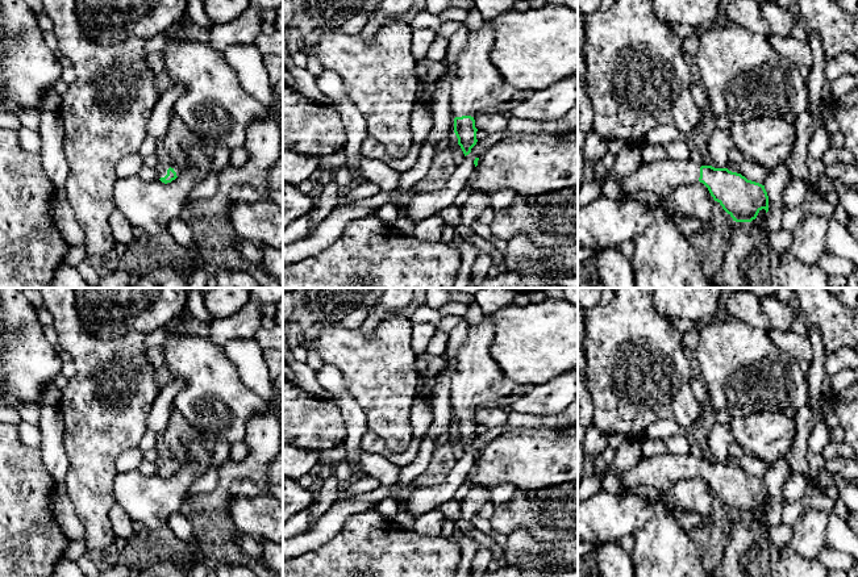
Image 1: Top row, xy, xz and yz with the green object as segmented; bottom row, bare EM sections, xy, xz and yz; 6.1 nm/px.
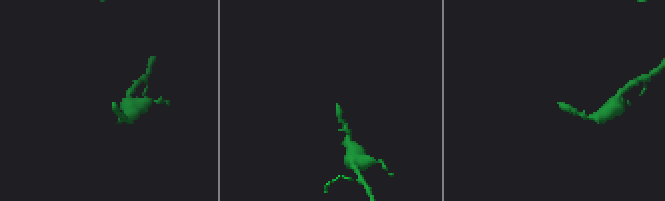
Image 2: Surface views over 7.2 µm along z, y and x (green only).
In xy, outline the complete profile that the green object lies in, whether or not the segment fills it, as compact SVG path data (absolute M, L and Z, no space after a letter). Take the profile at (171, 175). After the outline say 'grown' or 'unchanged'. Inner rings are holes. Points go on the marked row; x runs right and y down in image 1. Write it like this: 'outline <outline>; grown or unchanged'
outline M176 166L159 168L159 180L164 184L171 183L180 175L182 170Z; grown

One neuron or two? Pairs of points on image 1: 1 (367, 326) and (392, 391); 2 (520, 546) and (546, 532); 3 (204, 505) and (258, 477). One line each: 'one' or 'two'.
1: two
2: two
3: one

